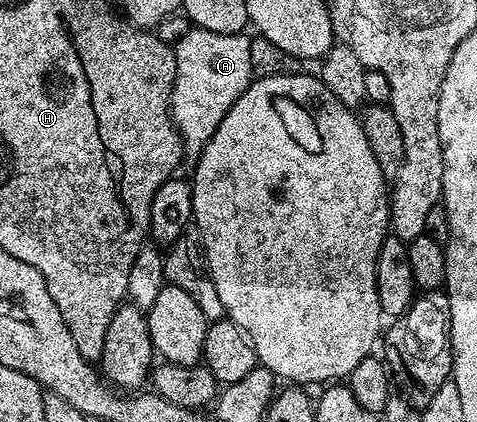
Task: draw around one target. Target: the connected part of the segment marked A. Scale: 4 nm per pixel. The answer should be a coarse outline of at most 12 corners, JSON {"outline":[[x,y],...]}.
{"outline":[[189,30],[170,116],[197,155],[250,86],[251,38]]}

